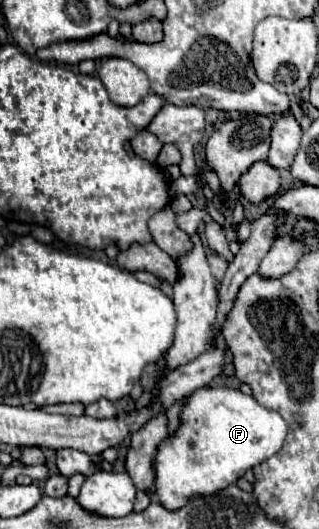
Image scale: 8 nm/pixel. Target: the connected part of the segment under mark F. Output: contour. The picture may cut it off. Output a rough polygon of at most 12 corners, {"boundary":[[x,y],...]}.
{"boundary":[[198,388],[156,454],[166,508],[214,494],[282,448],[284,418]]}

